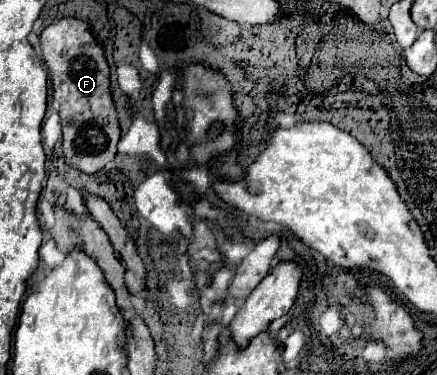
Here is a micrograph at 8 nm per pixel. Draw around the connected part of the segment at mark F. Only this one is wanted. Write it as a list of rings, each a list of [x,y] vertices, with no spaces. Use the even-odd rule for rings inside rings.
[[[61,19],[59,23],[51,23],[41,33],[41,47],[43,47],[43,59],[51,73],[51,85],[53,85],[53,97],[59,101],[61,109],[61,127],[63,127],[63,153],[69,165],[85,171],[85,173],[97,173],[101,171],[109,161],[117,155],[117,141],[121,137],[117,109],[111,95],[111,81],[109,81],[109,63],[105,59],[105,51],[99,45],[95,45],[95,35],[91,41],[91,29],[83,21],[75,23],[79,19]]]

